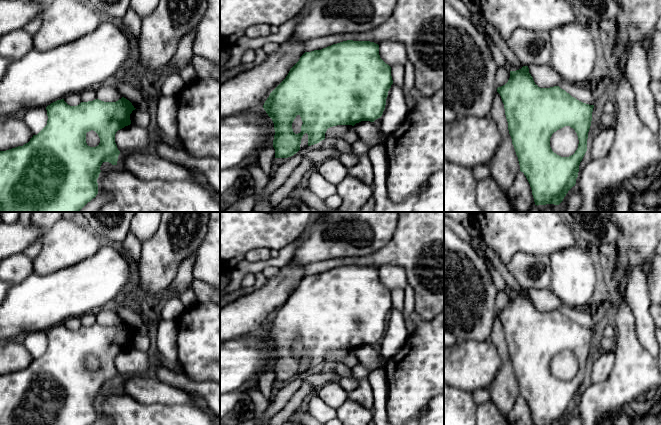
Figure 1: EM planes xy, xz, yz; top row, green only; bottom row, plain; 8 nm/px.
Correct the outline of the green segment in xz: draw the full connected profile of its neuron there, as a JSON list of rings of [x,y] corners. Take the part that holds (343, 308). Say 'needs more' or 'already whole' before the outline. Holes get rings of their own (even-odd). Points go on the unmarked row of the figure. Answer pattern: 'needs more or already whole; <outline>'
already whole; [[[347,264],[305,276],[263,329],[274,347],[275,382],[296,378],[305,357],[308,358],[308,370],[311,370],[324,364],[330,351],[374,346],[383,338],[392,308],[391,291],[380,282],[379,269],[374,266]],[[297,339],[303,348],[301,356],[295,358],[292,347]]]

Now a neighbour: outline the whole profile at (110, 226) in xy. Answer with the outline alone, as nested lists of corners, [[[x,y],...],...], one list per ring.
[[[75,212],[106,243],[122,243],[135,212]]]

